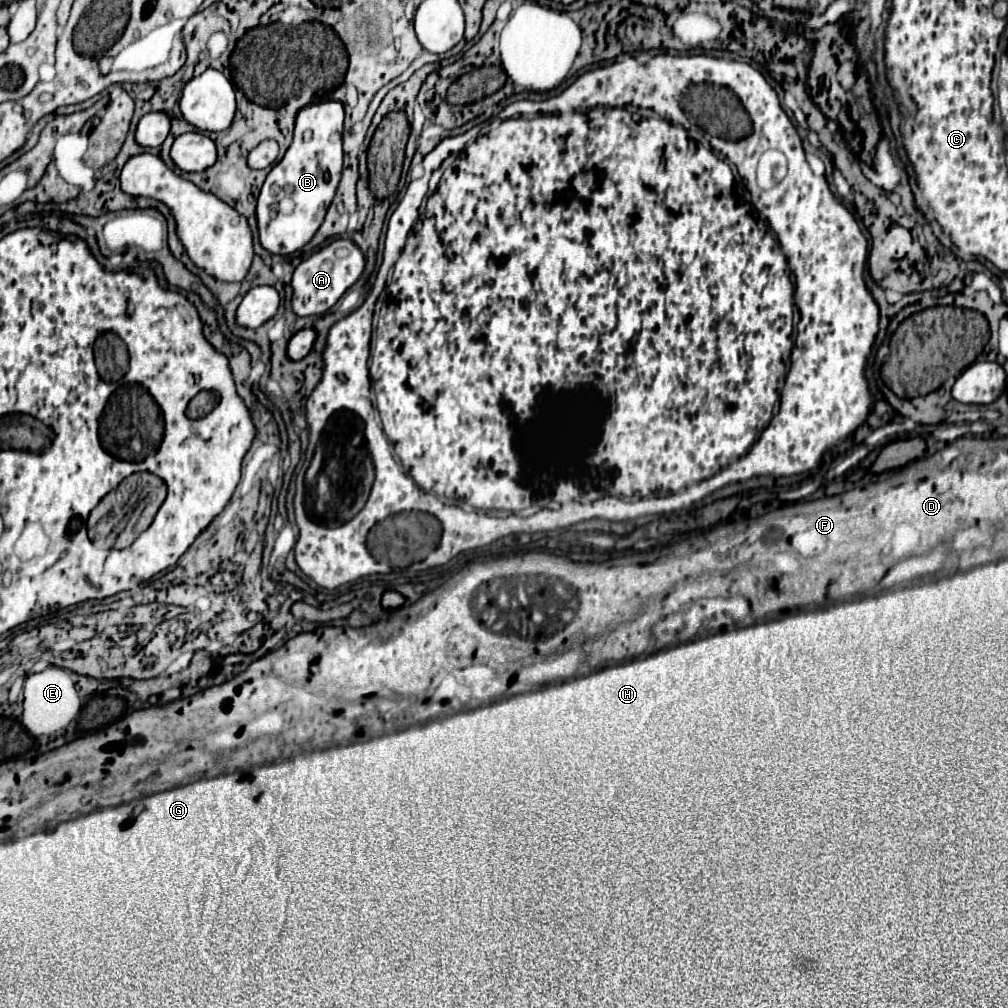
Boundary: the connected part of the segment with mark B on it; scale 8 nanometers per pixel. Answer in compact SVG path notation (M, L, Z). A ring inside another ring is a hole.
M338 100L308 104L298 110L294 142L284 158L268 174L256 206L260 244L272 254L292 254L318 232L326 208L330 206L342 172L342 124L344 104ZM292 200L292 212L284 212L280 202Z

